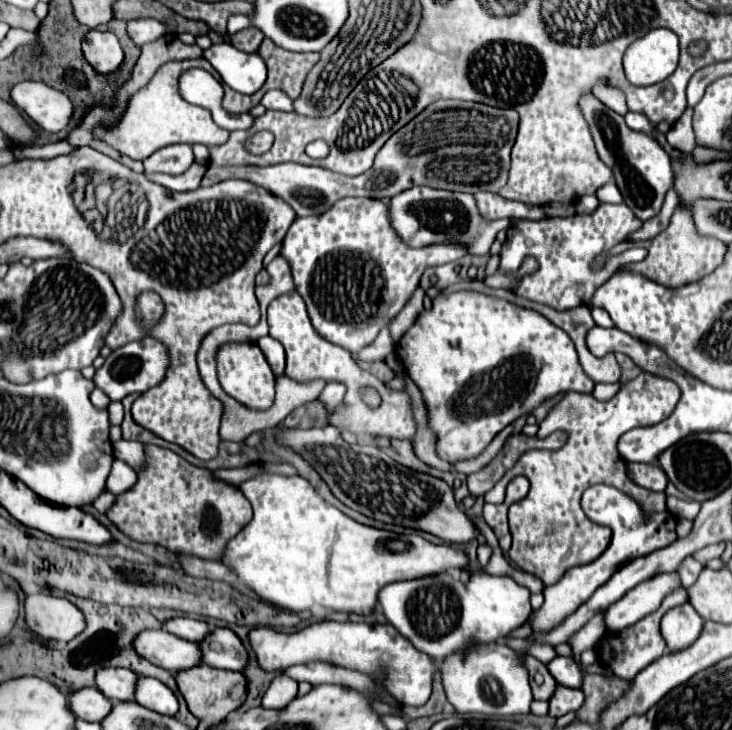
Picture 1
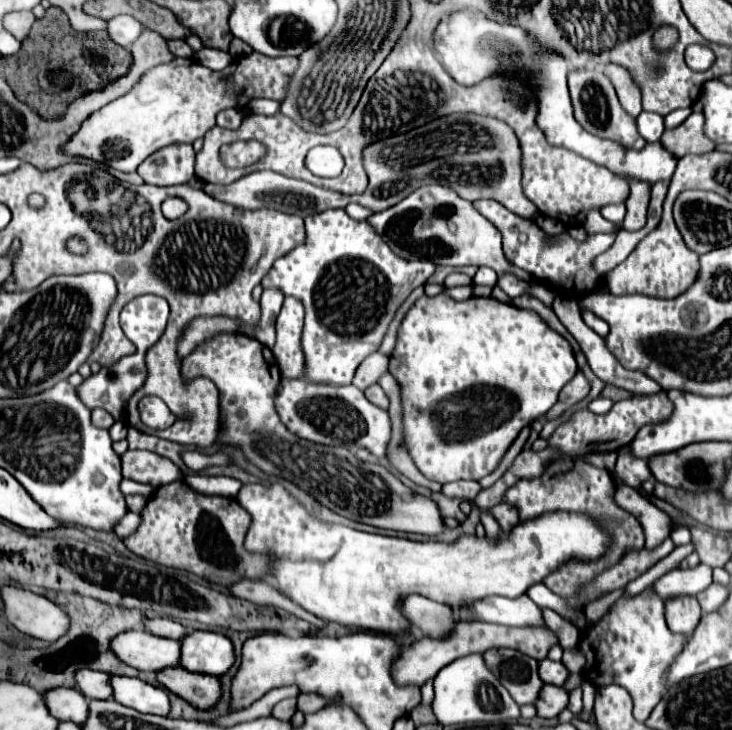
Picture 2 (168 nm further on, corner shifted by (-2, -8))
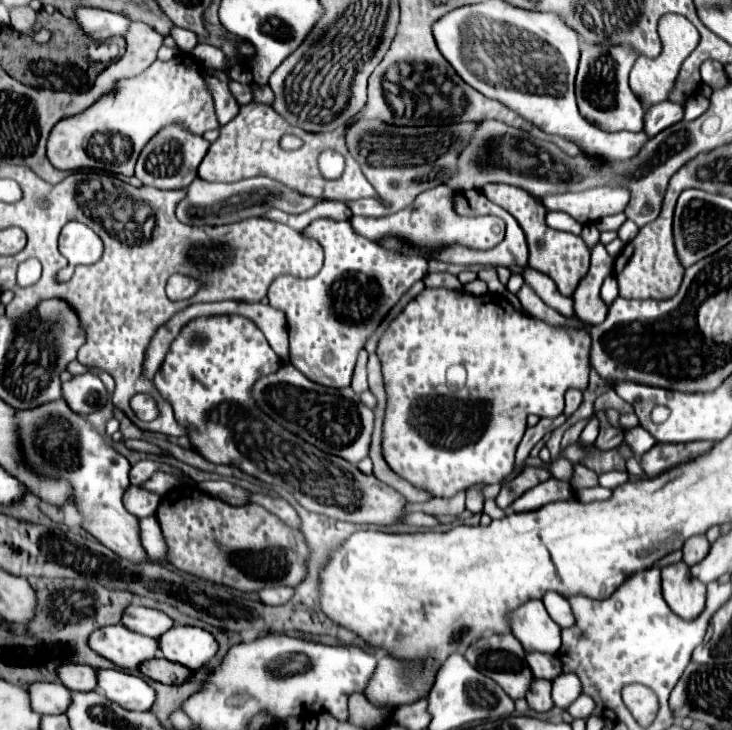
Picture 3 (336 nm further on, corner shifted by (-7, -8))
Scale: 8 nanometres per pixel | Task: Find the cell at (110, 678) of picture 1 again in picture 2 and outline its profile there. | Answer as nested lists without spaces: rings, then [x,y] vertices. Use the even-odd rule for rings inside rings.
[[[83,670],[83,672],[79,672],[79,676],[77,676],[77,686],[79,686],[79,690],[81,690],[87,698],[107,700],[109,696],[113,696],[111,676],[107,676],[105,672]]]

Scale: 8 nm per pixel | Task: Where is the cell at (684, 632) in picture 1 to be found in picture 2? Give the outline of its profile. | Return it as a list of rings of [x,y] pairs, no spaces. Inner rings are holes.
[[[683,596],[675,600],[667,600],[665,616],[667,616],[667,626],[671,632],[691,636],[701,620],[701,610],[693,596]]]

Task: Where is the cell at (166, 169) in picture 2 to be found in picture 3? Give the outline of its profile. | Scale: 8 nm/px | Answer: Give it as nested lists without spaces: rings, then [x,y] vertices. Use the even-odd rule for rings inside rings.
[[[168,124],[154,138],[150,138],[150,142],[140,152],[138,162],[136,162],[136,178],[140,178],[144,186],[154,186],[160,190],[188,188],[188,184],[198,176],[196,170],[198,170],[202,158],[206,156],[208,146],[210,146],[208,140],[192,134],[184,126]]]

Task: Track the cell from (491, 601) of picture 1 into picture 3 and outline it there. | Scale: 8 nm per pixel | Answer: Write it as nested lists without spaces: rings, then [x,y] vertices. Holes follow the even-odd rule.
[[[530,600],[526,604],[522,604],[520,608],[516,608],[516,612],[512,612],[510,616],[510,624],[512,624],[512,634],[520,640],[520,644],[524,646],[526,652],[546,652],[546,654],[556,654],[560,650],[560,626],[548,616],[544,604],[538,600]]]

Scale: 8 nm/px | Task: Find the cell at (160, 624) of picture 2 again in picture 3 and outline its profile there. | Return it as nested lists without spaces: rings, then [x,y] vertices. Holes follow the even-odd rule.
[[[130,604],[124,612],[122,612],[122,620],[120,620],[128,630],[150,636],[150,638],[158,638],[160,632],[168,630],[174,626],[174,622],[160,610],[152,610],[152,608],[144,608],[144,606],[134,606]]]

